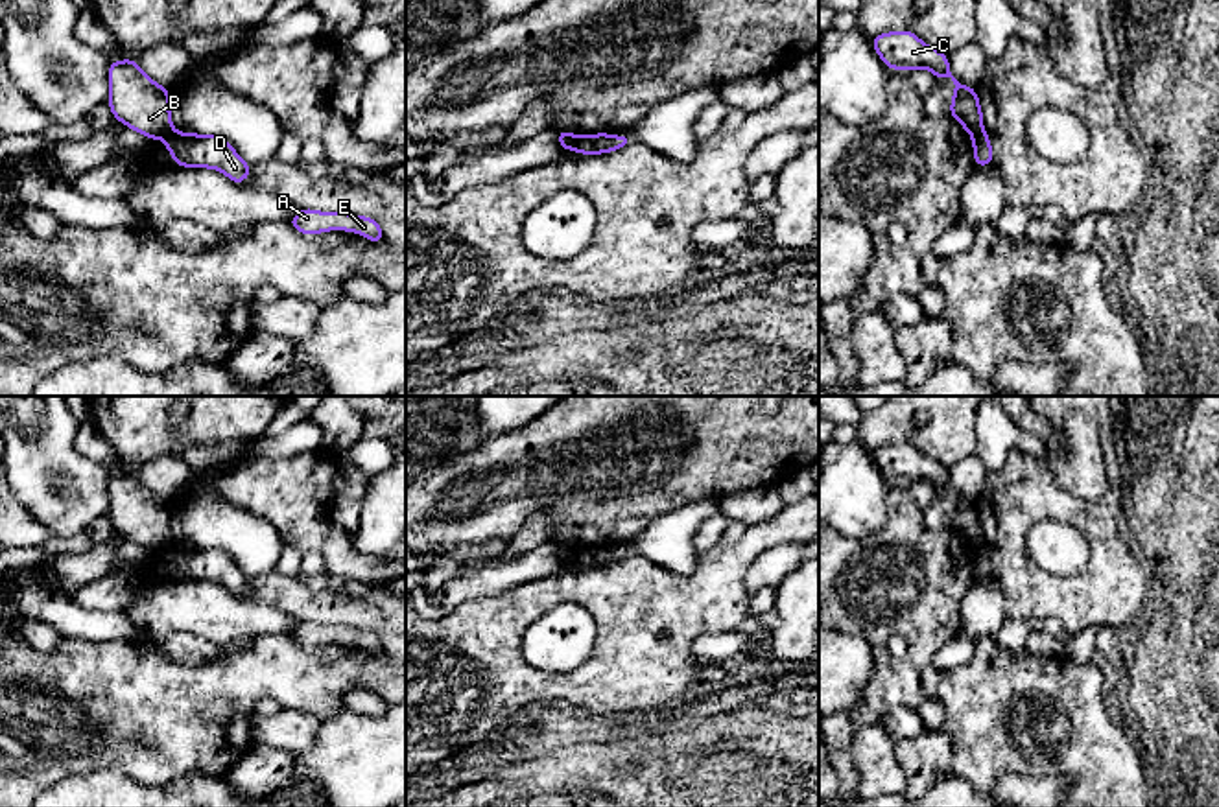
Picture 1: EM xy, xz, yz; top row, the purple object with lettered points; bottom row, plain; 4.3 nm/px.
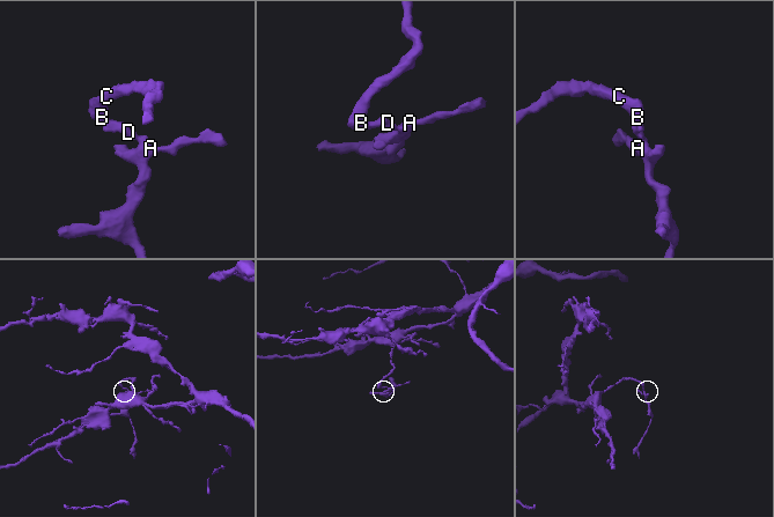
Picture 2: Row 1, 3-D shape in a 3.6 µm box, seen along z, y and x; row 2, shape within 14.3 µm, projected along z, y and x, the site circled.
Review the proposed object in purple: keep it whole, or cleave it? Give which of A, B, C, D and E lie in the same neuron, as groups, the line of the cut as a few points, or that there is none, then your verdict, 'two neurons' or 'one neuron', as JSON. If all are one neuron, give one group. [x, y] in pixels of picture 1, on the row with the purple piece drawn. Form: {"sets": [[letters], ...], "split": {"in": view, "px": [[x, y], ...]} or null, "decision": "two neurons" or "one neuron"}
{"sets": [["A", "D", "E"], ["B", "C"]], "split": {"in": "xz", "px": [[579, 137], [570, 148]]}, "decision": "two neurons"}

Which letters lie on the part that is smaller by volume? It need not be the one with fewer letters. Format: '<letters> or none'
A, D, E

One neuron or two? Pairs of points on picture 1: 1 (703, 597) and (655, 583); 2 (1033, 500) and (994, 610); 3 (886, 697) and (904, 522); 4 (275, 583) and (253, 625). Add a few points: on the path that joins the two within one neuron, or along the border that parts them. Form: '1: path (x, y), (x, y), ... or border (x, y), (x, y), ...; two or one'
1: path (692, 597), (670, 597), (666, 594); one
2: border (993, 577), (1009, 616); two
3: path (919, 653), (926, 566); one
4: border (238, 597), (273, 605), (301, 621); two

